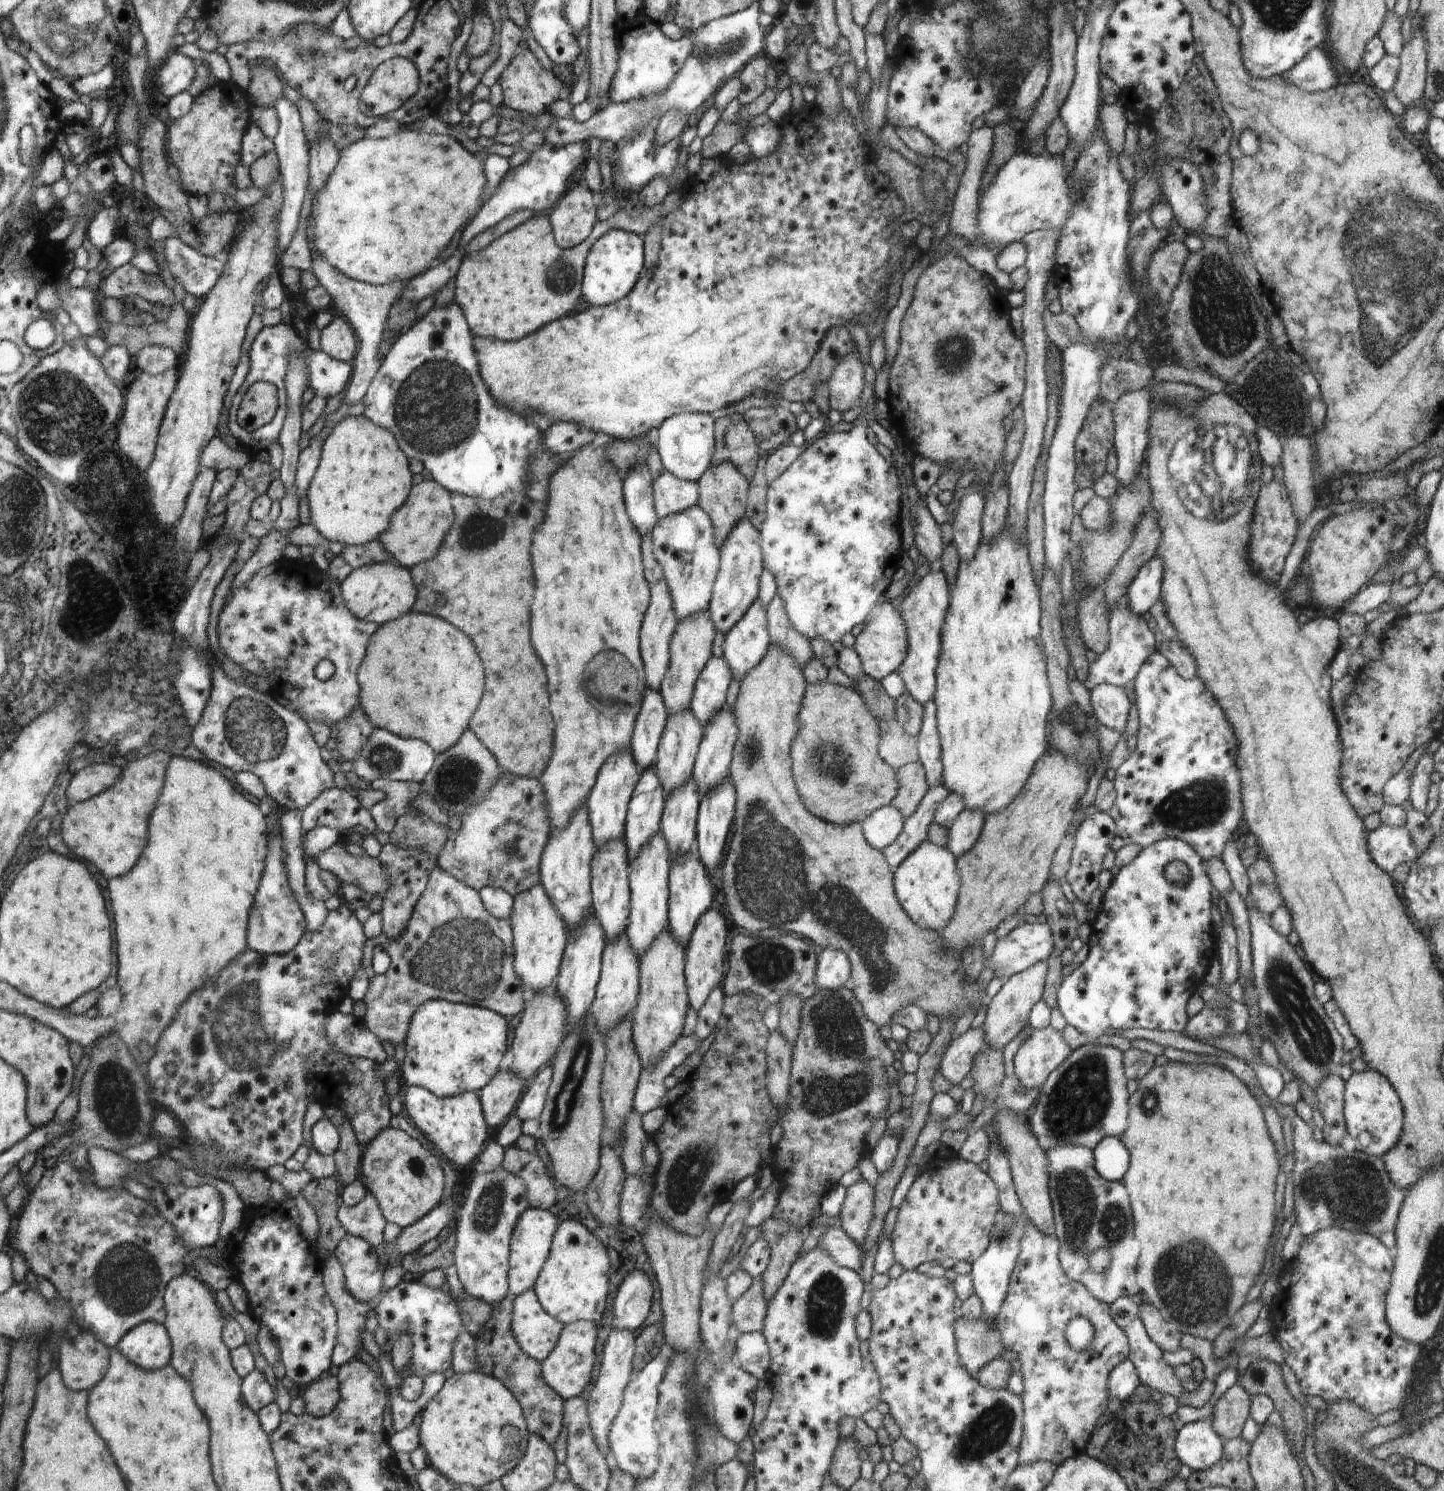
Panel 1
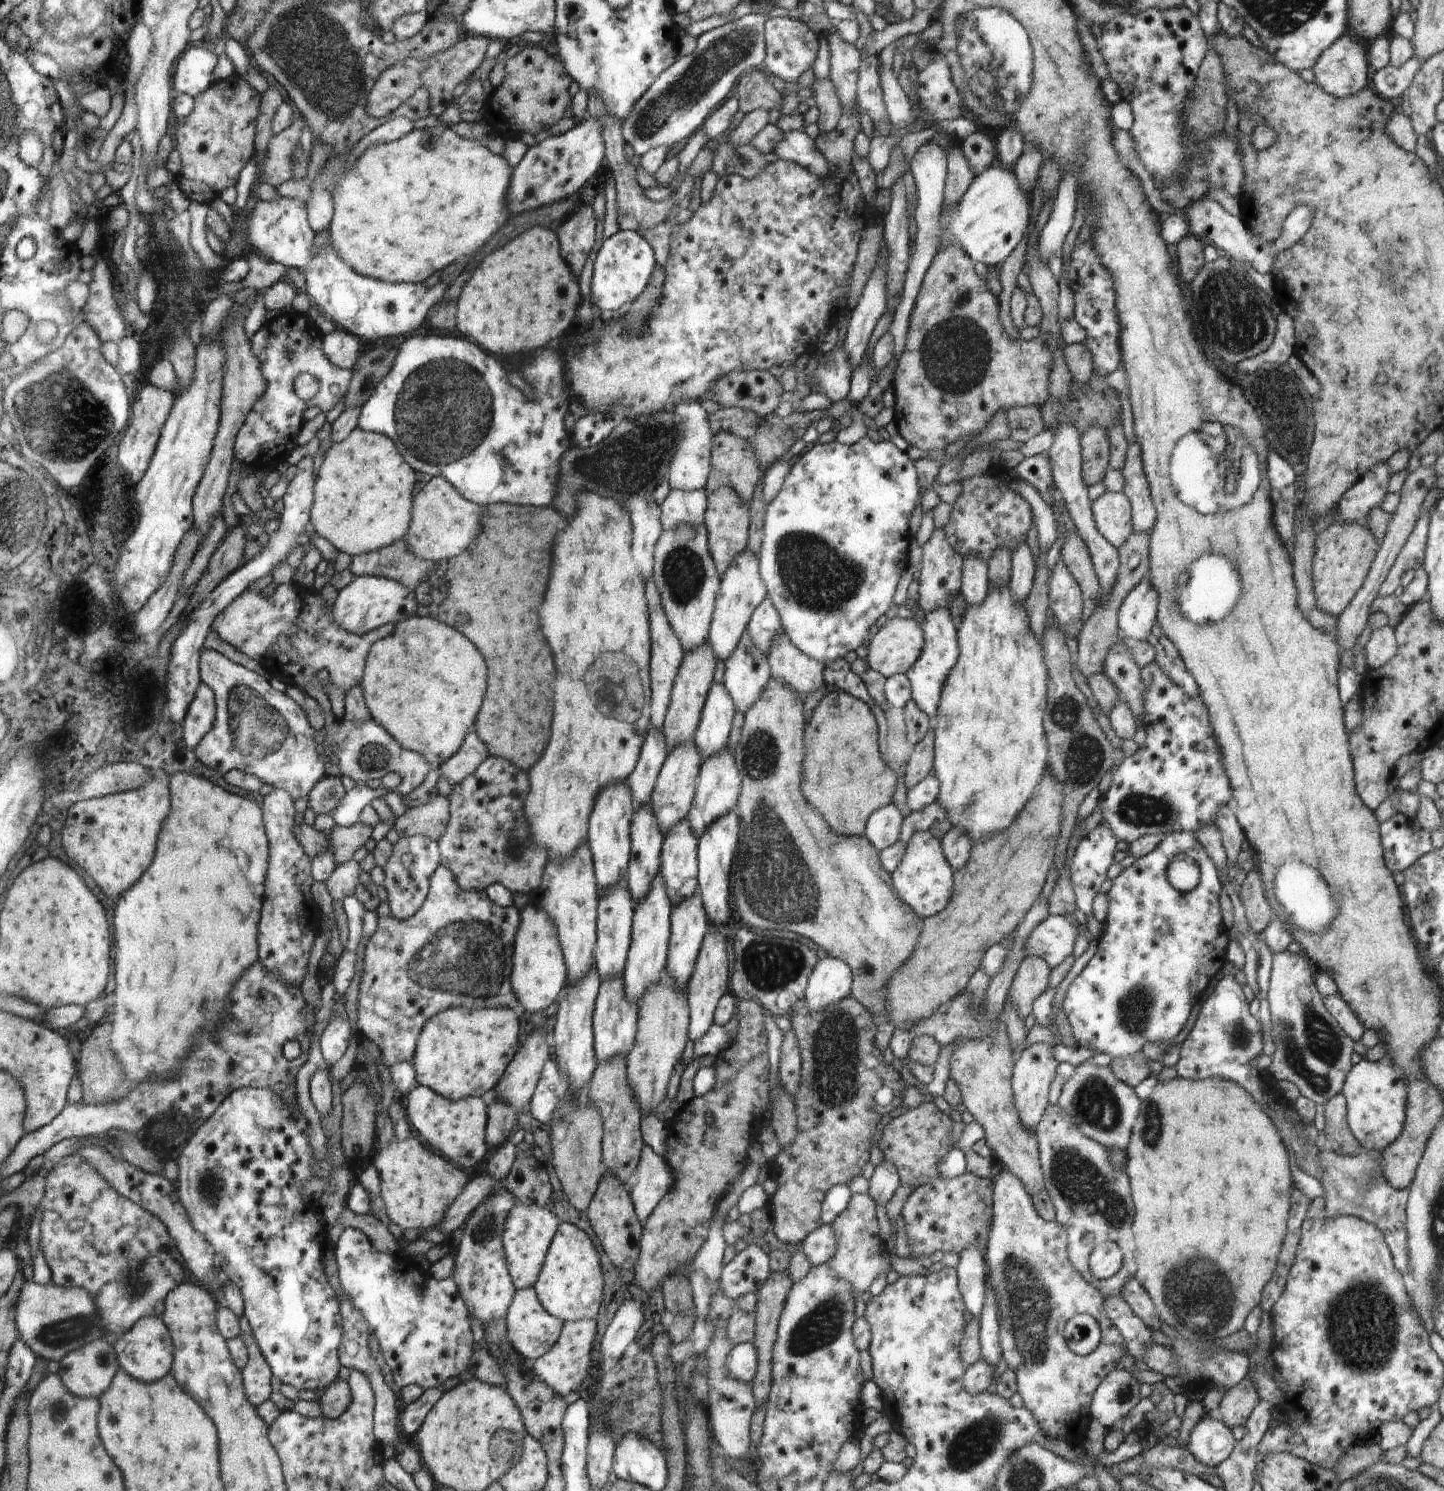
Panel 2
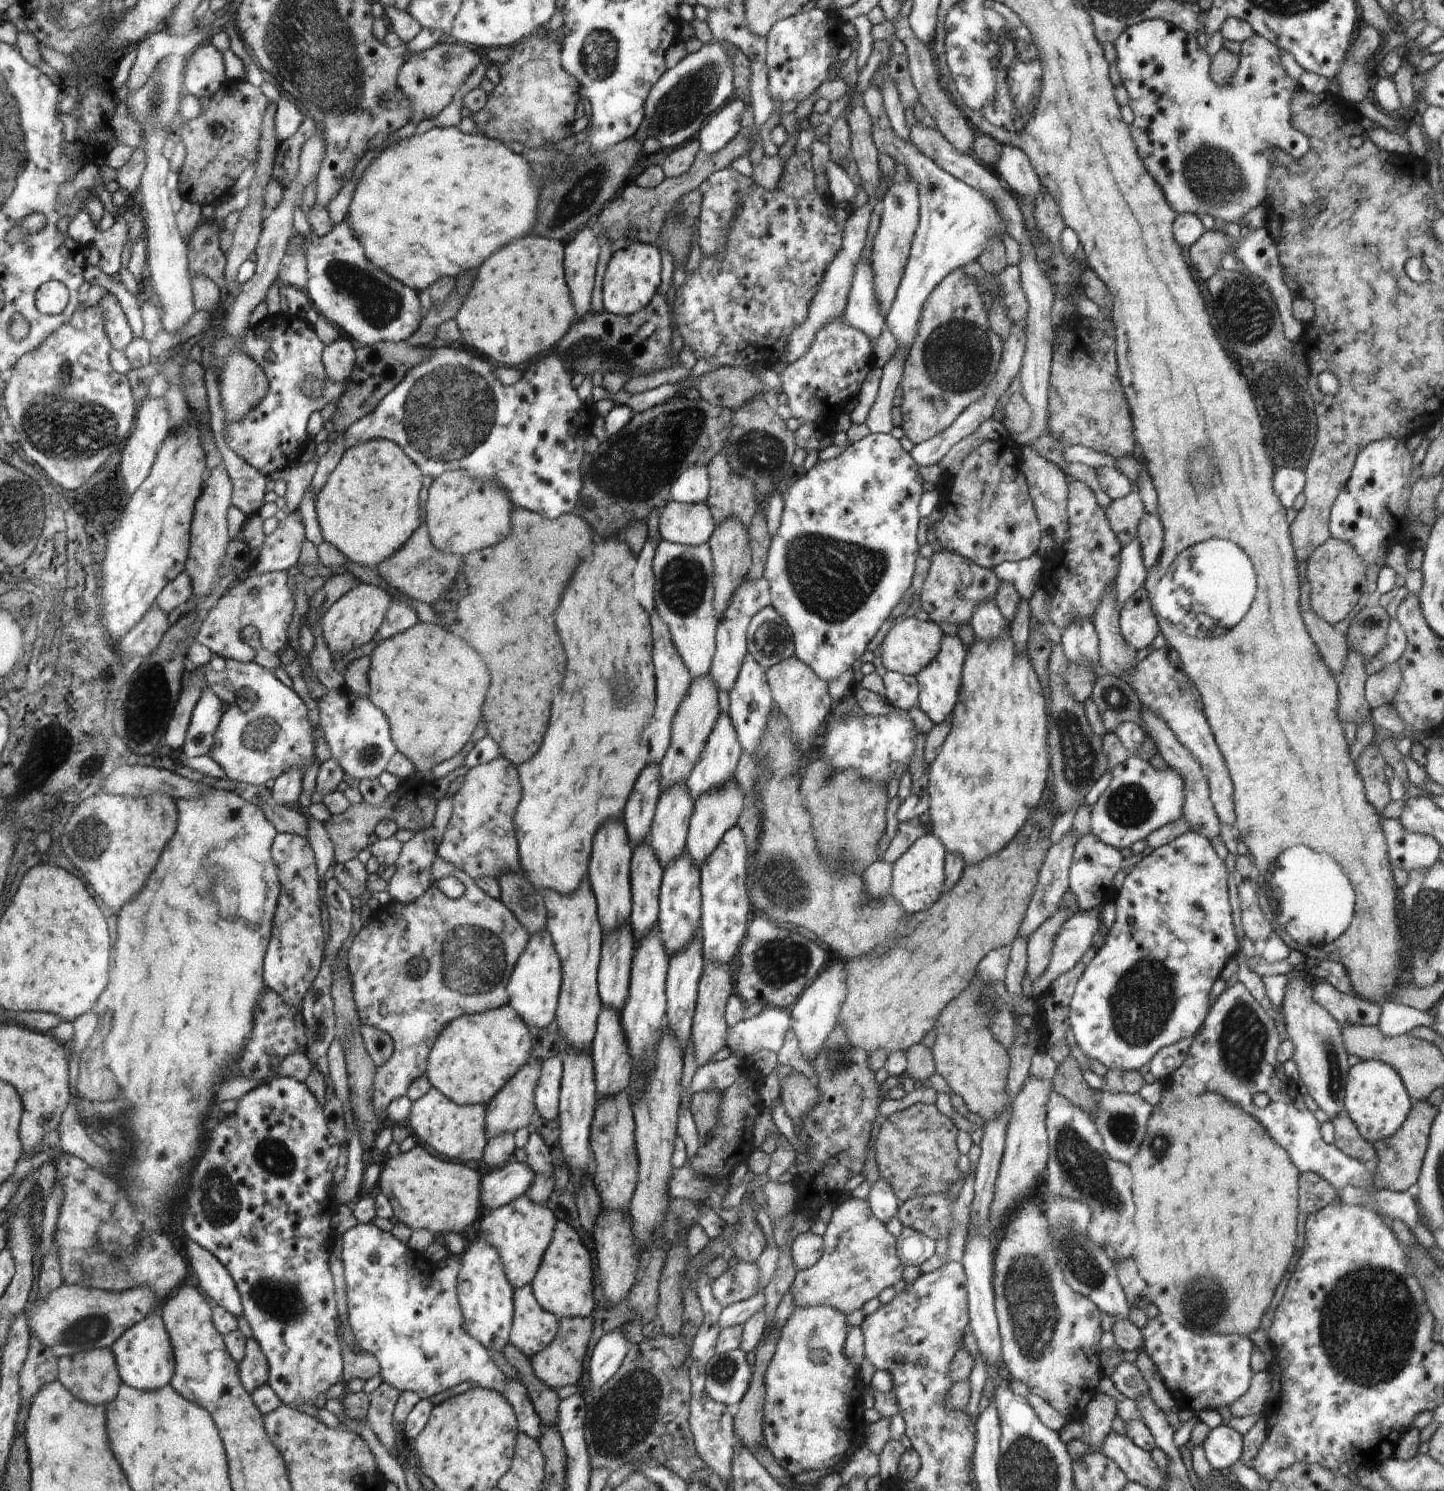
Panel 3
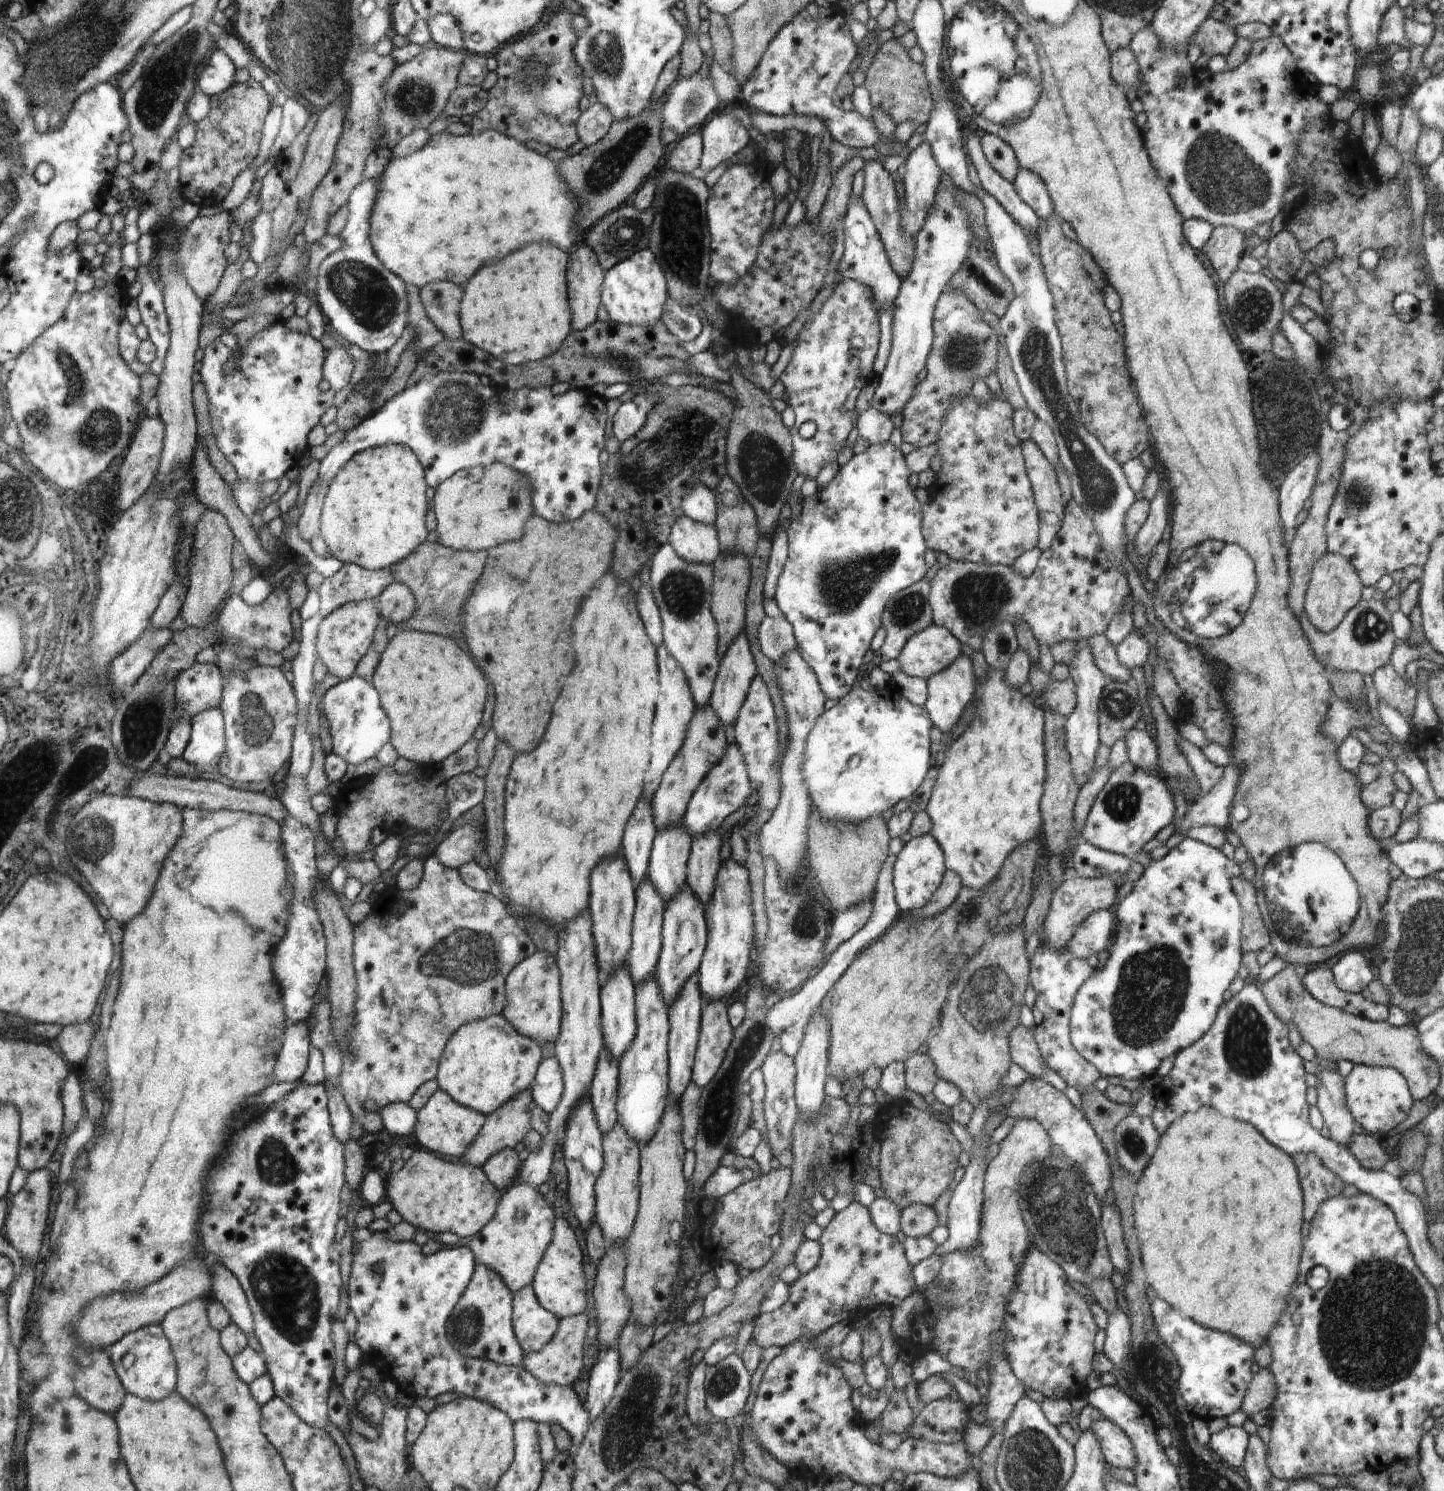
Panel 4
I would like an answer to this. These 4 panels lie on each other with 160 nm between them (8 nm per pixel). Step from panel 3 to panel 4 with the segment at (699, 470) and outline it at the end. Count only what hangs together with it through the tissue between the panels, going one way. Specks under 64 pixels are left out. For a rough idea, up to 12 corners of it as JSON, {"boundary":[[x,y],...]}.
{"boundary":[[694,481],[683,496],[684,515],[714,525],[715,494]]}

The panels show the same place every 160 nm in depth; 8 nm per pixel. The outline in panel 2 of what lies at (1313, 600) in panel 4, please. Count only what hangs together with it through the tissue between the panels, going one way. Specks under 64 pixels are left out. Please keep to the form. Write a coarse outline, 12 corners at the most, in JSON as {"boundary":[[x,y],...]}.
{"boundary":[[1336,521],[1317,534],[1316,607],[1341,615],[1378,549],[1370,528]]}

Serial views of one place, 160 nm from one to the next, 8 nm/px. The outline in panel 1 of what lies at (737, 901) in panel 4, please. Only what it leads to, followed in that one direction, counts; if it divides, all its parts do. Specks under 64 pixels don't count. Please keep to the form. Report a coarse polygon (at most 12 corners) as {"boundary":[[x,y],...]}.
{"boundary":[[730,778],[699,803],[694,847],[720,866],[736,791]]}

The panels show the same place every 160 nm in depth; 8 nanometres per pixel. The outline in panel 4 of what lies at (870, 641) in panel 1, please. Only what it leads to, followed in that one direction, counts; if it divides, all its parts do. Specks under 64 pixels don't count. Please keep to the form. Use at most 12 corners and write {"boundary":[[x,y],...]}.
{"boundary":[[930,624],[896,659],[928,680],[962,655],[949,629]]}

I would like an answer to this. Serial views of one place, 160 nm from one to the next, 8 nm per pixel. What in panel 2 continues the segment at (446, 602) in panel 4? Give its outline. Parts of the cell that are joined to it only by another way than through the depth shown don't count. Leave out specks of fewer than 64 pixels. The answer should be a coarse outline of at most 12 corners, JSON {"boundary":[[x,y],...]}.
{"boundary":[[401,539],[354,556],[355,577],[396,580],[414,592],[435,564]]}

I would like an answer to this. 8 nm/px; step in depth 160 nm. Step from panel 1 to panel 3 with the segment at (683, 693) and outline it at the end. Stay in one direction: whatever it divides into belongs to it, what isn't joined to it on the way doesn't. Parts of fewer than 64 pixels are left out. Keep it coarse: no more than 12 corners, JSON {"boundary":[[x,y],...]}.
{"boundary":[[710,671],[692,680],[659,764],[661,792],[688,777],[720,716]]}

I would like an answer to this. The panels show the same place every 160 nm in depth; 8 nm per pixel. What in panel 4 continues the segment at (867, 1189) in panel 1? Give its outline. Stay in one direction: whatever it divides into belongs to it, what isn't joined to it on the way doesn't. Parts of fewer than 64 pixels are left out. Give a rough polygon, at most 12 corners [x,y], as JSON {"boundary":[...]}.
{"boundary":[[850,1201],[751,1338],[784,1348],[913,1293],[903,1244]]}

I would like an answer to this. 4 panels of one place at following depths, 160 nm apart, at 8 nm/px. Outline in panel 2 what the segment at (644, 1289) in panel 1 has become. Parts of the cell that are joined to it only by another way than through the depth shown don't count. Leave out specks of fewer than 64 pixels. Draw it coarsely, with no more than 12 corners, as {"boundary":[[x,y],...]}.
{"boundary":[[626,1299],[601,1338],[598,1361],[616,1362],[644,1324],[643,1304]]}

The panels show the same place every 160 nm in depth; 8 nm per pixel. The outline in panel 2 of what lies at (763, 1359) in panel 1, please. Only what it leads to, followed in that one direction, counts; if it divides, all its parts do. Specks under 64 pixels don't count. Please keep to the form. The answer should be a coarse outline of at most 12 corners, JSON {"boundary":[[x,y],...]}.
{"boundary":[[751,1341],[733,1346],[729,1373],[750,1383],[758,1372],[758,1352]]}

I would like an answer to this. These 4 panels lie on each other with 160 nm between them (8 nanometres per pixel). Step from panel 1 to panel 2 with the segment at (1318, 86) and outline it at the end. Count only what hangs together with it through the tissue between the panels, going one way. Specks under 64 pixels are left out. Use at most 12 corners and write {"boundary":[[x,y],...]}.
{"boundary":[[1346,32],[1320,53],[1315,83],[1335,97],[1367,86],[1365,46]]}

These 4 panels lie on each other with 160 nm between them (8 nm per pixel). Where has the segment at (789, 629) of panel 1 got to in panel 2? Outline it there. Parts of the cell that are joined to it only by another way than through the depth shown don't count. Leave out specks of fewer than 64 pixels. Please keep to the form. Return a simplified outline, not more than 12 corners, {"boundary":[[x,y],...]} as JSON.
{"boundary":[[782,630],[767,652],[771,676],[797,693],[822,685],[820,661]]}

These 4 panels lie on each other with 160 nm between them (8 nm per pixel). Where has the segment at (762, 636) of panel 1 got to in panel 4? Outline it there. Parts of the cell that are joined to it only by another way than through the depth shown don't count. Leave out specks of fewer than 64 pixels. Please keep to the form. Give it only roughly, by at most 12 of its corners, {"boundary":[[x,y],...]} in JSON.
{"boundary":[[759,674],[733,725],[760,809],[779,803],[779,728]]}

